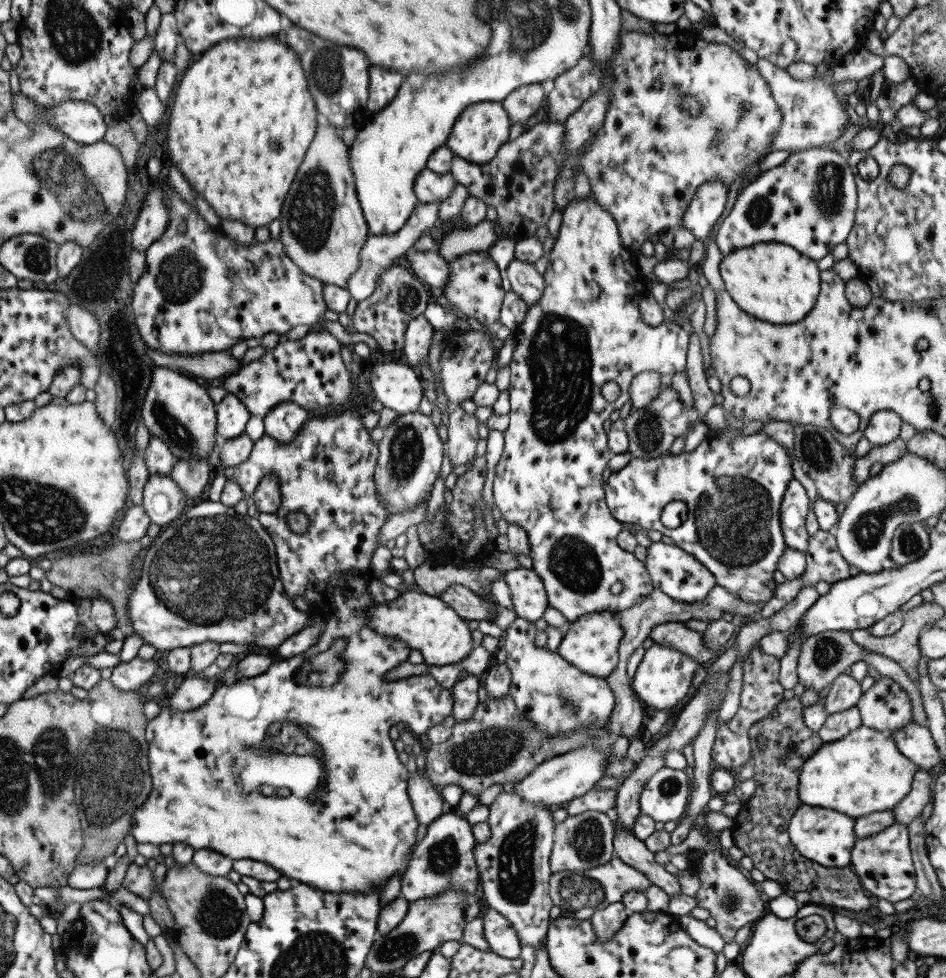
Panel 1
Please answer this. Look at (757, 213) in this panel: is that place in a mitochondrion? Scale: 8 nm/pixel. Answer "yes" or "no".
yes

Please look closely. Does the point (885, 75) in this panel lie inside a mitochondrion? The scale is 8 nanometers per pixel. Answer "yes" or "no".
no

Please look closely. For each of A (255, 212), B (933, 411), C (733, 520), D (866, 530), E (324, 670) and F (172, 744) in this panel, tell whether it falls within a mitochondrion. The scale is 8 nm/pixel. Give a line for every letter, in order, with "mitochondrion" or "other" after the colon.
A: other
B: mitochondrion
C: mitochondrion
D: mitochondrion
E: mitochondrion
F: other

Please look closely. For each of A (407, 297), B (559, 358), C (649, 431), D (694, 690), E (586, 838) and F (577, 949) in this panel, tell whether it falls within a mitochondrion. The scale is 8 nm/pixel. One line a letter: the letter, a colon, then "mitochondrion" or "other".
A: mitochondrion
B: mitochondrion
C: mitochondrion
D: other
E: mitochondrion
F: other

